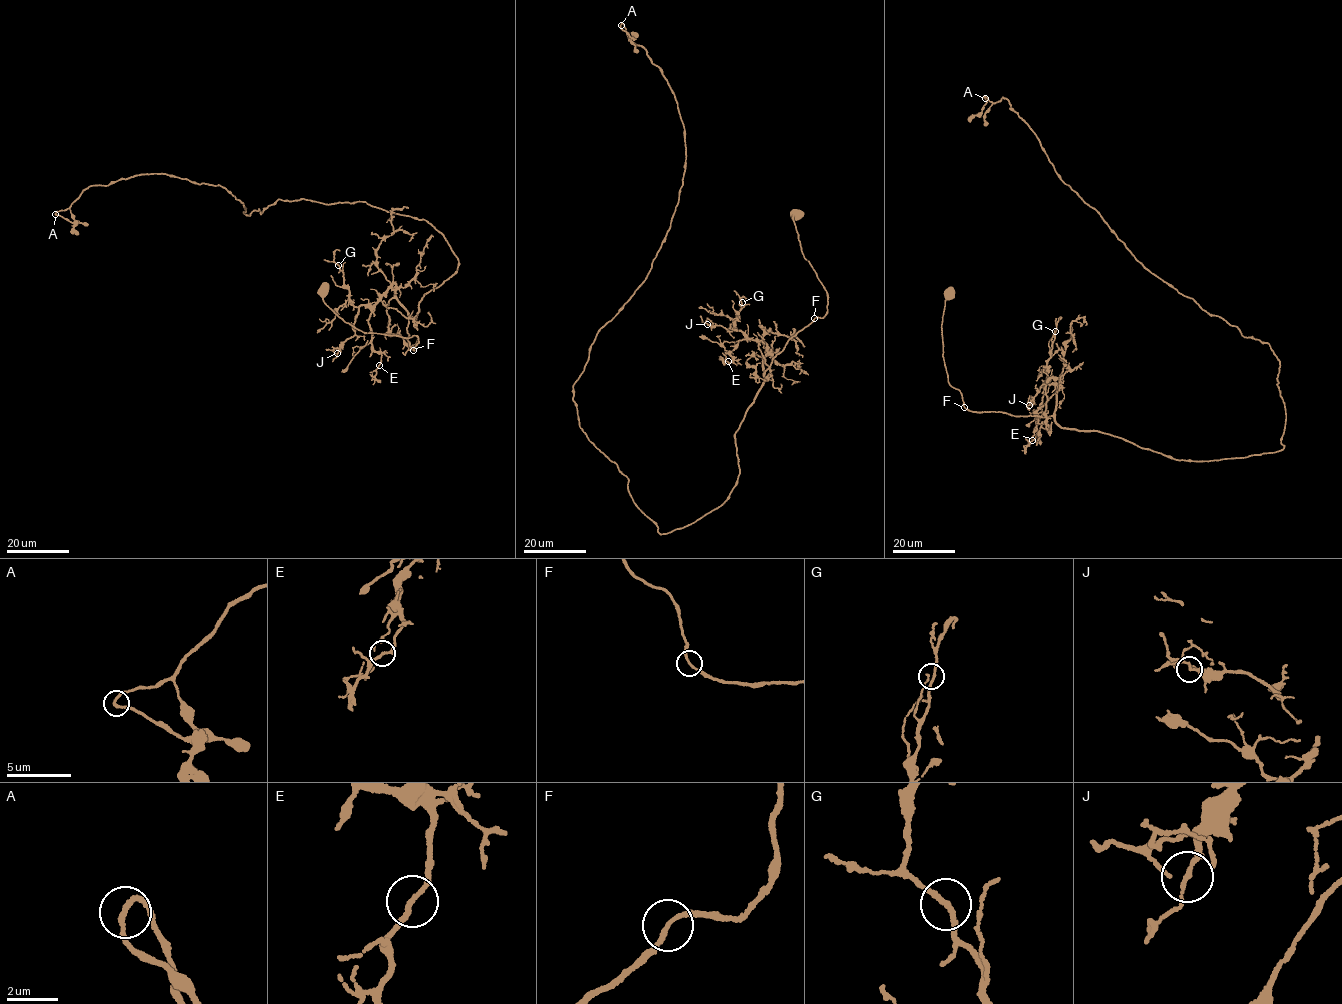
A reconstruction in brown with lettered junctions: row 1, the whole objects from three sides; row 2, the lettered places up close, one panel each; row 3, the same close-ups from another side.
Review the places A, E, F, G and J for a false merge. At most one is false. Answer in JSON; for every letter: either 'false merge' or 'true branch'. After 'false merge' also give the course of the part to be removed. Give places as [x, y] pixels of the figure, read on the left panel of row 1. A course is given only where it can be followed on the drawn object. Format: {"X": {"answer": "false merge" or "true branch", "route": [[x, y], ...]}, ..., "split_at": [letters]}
{"A": {"answer": "true branch"}, "E": {"answer": "true branch"}, "F": {"answer": "true branch"}, "G": {"answer": "true branch"}, "J": {"answer": "true branch"}, "split_at": []}

